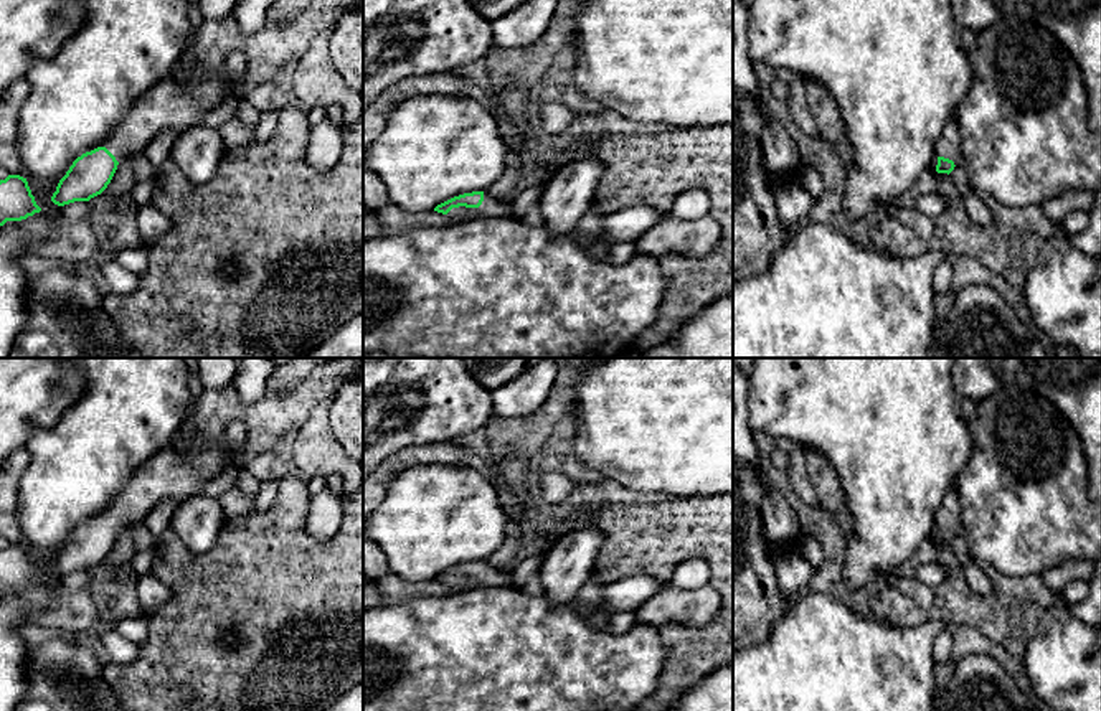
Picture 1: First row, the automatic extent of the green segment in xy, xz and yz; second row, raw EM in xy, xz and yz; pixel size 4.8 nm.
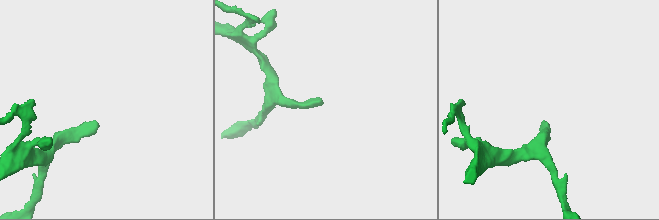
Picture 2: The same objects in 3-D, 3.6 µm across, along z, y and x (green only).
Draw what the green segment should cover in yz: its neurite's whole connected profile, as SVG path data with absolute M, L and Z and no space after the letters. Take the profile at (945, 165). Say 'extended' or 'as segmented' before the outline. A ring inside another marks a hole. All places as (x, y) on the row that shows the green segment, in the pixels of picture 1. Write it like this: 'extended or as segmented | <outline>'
extended | M956 115L949 117L936 145L936 172L951 173L962 162L959 125Z

